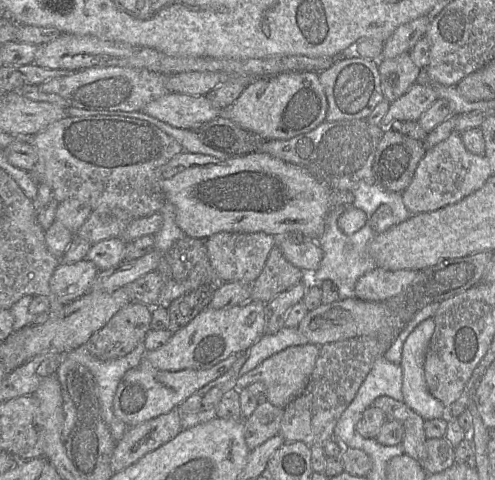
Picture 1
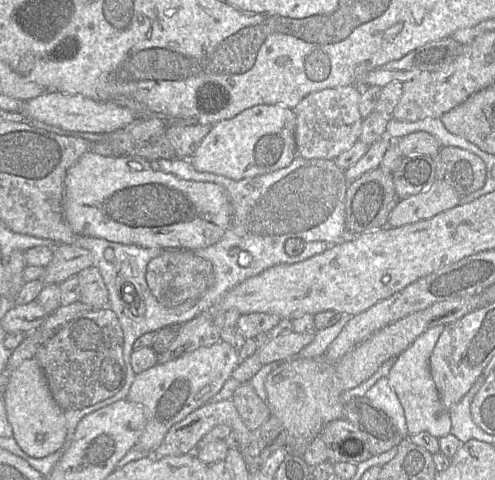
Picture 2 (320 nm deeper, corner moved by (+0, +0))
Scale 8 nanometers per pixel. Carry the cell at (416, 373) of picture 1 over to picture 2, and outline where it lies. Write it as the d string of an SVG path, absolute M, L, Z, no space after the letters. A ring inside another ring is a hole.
M439 325L421 334L406 350L396 357L395 364L387 376L390 386L396 392L404 409L409 435L428 432L439 439L451 432L450 413L442 404L429 366L430 356L443 329L444 325Z

